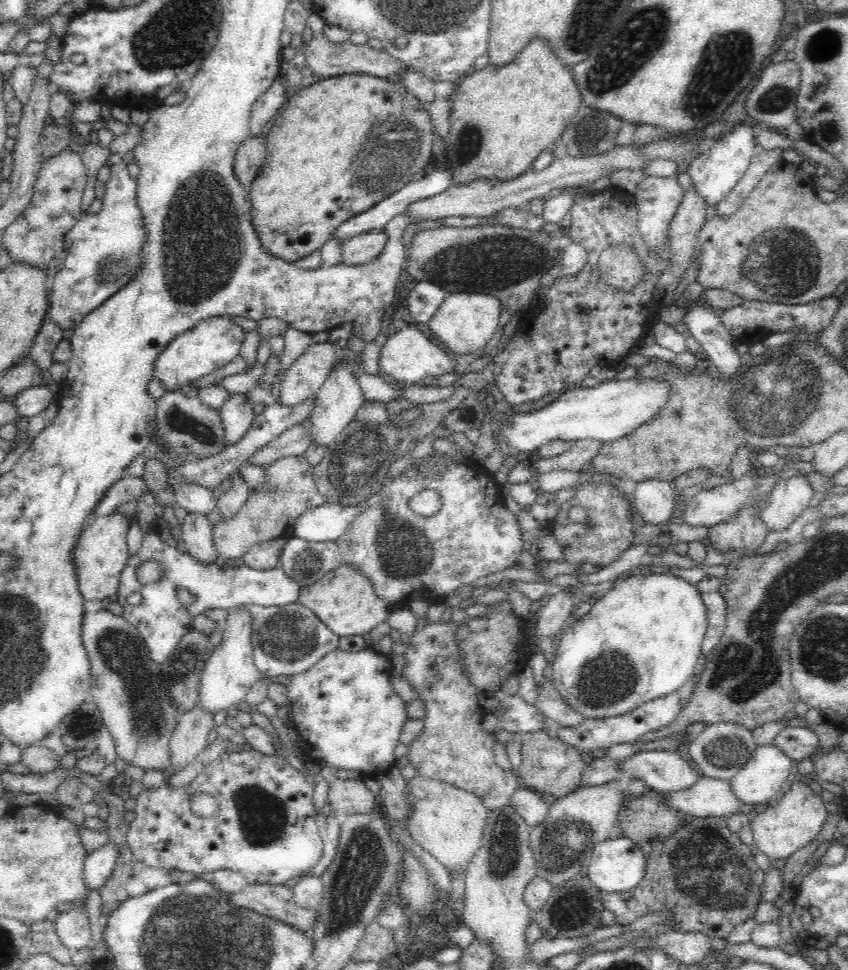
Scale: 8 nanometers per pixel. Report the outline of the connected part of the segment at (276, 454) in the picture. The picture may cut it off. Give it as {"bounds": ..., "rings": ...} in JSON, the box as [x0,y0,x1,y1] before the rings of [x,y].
{"bounds":[250,423,310,467],"rings":[[[302,423],[292,424],[274,440],[258,449],[250,464],[270,467],[280,458],[303,455],[308,450],[310,442],[306,427]]]}

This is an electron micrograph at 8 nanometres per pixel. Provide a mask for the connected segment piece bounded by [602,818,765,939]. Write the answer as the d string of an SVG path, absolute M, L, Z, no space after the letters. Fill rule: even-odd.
M693 818L690 824L686 824L684 828L680 828L676 834L670 836L668 840L654 840L652 842L652 853L646 864L645 876L642 878L642 881L635 887L634 890L626 892L612 892L602 894L602 905L604 908L608 908L615 914L616 924L625 926L628 923L634 922L640 916L648 913L658 912L658 910L669 910L673 914L673 919L671 920L672 924L677 924L680 926L680 931L686 930L699 930L704 934L707 934L712 939L726 938L733 930L733 928L752 918L755 915L757 906L760 903L761 898L761 888L765 883L765 875L762 870L754 862L752 852L750 851L749 846L745 846L740 841L740 838L737 834L730 832L727 826L727 820L725 818L706 818L706 819L695 819Z

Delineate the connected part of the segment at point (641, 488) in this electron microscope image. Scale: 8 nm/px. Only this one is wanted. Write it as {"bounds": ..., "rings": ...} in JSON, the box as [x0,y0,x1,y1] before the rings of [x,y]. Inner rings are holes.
{"bounds":[629,478,674,524],"rings":[[[658,478],[642,480],[629,486],[638,510],[648,524],[666,524],[674,521],[674,490],[670,481]]]}

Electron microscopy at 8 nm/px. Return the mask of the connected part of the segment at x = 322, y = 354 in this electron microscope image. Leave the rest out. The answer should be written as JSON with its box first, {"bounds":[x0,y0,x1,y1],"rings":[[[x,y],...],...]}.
{"bounds":[278,343,336,408],"rings":[[[312,343],[282,377],[278,404],[292,408],[317,396],[336,364],[334,344]]]}

